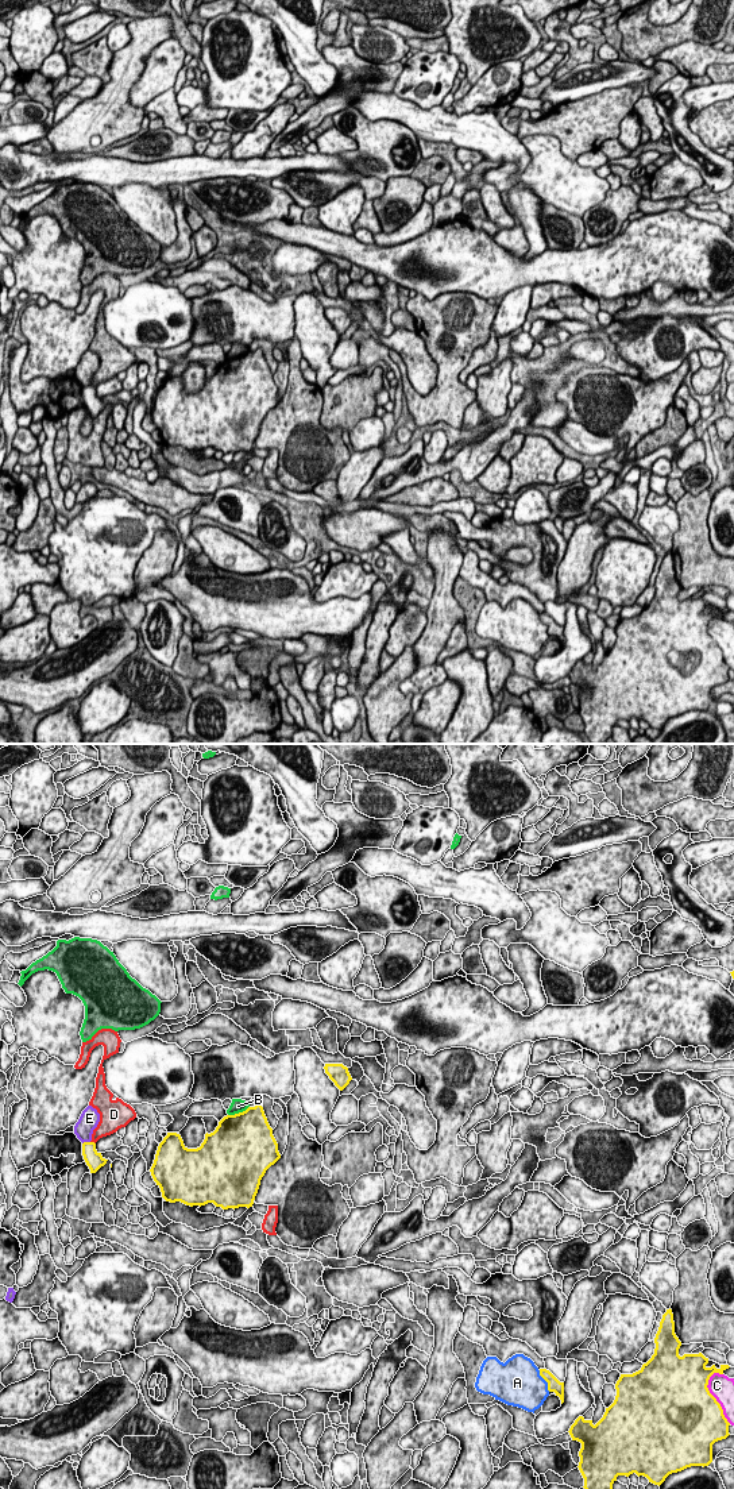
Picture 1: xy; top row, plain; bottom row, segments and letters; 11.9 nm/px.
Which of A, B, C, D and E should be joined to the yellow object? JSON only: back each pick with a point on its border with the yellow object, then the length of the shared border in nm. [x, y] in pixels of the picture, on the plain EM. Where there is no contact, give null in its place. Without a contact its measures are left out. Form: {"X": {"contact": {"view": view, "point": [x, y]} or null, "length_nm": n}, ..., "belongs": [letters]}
{"belongs": []}

